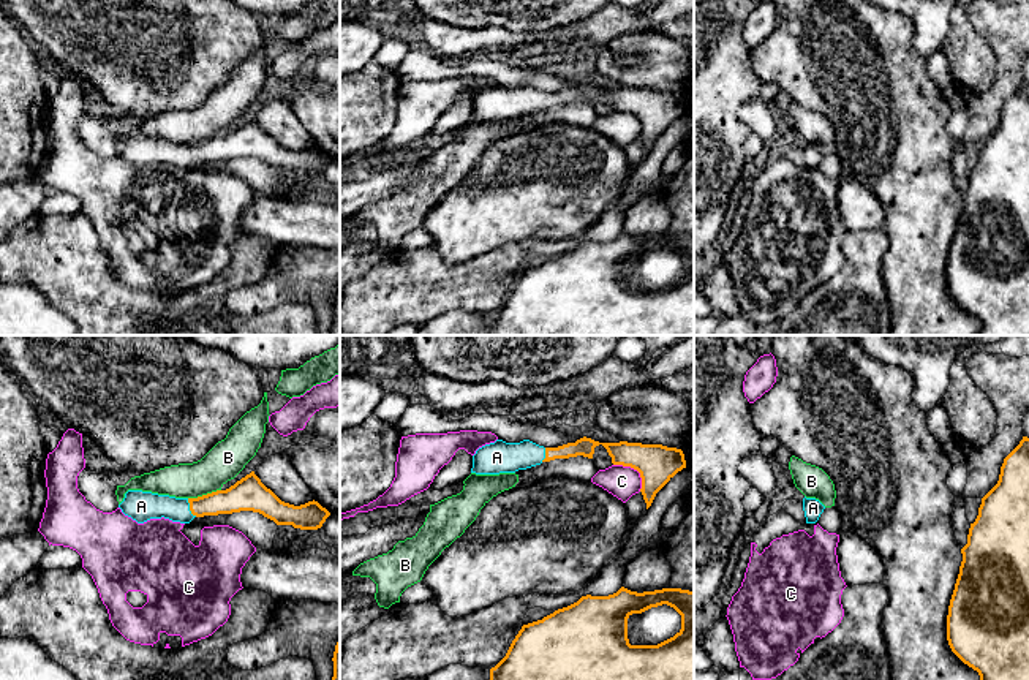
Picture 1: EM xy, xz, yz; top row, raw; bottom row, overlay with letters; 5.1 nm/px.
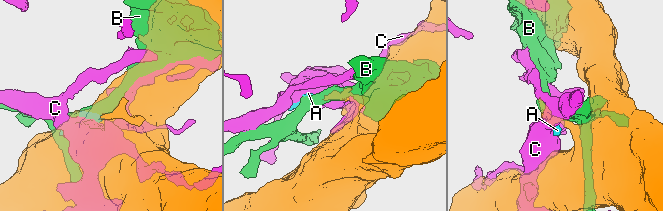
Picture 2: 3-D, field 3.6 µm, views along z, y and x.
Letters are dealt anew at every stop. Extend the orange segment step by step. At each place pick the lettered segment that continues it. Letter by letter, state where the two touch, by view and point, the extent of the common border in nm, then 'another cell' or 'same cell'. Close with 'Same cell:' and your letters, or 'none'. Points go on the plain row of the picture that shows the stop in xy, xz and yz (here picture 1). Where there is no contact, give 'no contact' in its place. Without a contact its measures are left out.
A: contact xy (190, 154); length 110 nm; same cell
B: contact xy (204, 141); length 180 nm; another cell
C: contact xz (636, 114); length 200 nm; another cell
Same cell: A

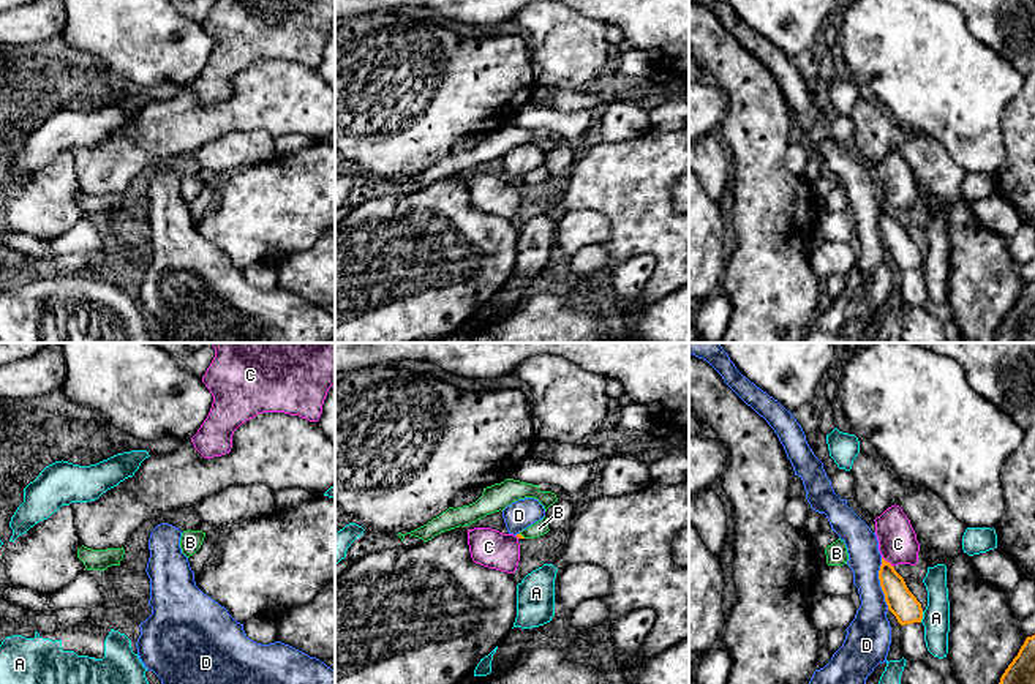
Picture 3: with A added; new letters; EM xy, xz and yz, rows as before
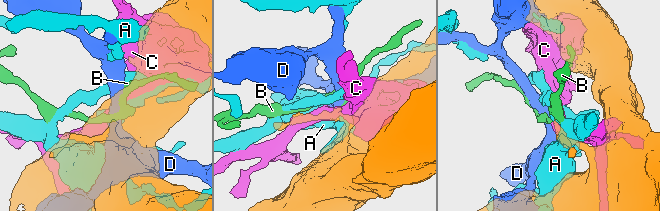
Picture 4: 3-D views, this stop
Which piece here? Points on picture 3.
A: contact yz (922, 263); length 60 nm; another cell
B: contact xz (522, 182); length 40 nm; same cell
C: contact yz (888, 209); length 90 nm; another cell
D: contact yz (880, 229); length 260 nm; another cell
Same cell: B

